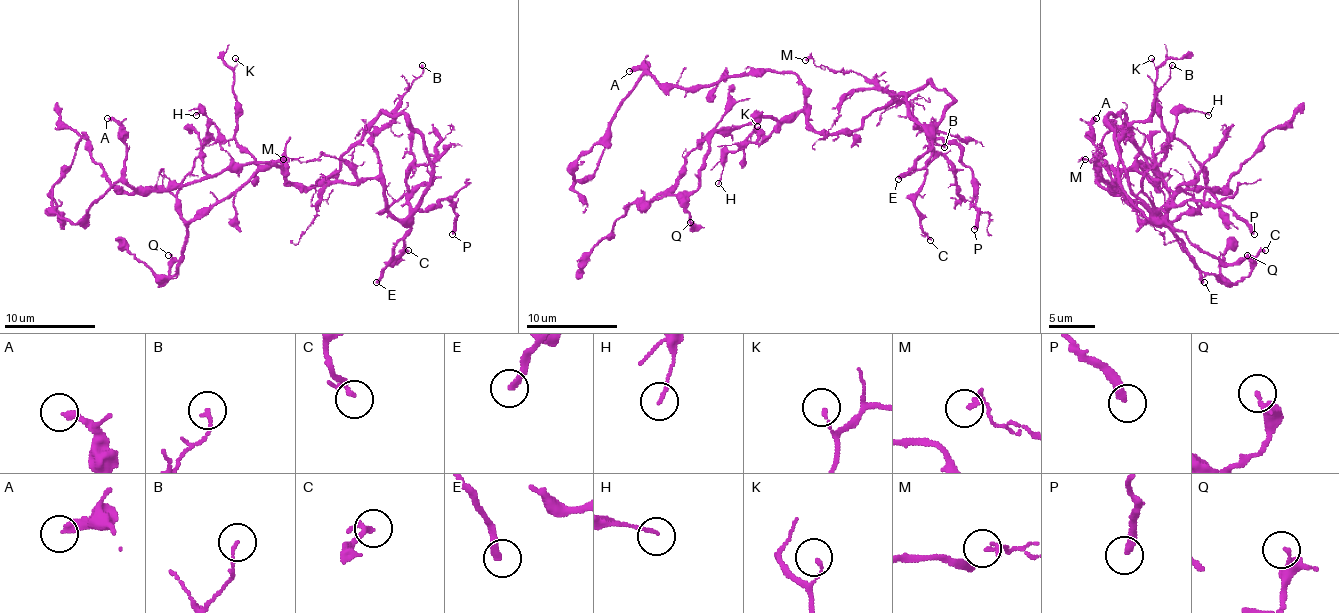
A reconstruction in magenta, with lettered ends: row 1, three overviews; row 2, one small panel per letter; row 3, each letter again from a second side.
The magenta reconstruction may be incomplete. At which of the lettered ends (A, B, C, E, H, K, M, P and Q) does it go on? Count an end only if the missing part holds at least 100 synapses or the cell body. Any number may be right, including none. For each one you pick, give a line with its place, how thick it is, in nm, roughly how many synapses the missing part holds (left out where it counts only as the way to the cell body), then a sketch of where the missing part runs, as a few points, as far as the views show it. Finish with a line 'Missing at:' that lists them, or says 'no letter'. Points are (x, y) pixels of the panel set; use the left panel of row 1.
E: (376, 282) | 240 nm
Missing at: E

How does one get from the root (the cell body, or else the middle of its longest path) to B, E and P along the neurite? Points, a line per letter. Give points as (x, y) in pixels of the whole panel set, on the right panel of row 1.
B: (1117, 170), (1137, 170), (1158, 186), (1128, 127), (1151, 113), (1172, 65)
E: (1117, 170), (1137, 170), (1158, 186), (1128, 131), (1119, 143), (1119, 186), (1151, 220), (1172, 229), (1204, 282)
P: (1117, 170), (1137, 170), (1158, 186), (1128, 131), (1119, 186), (1147, 218), (1201, 200), (1226, 204), (1254, 234)

